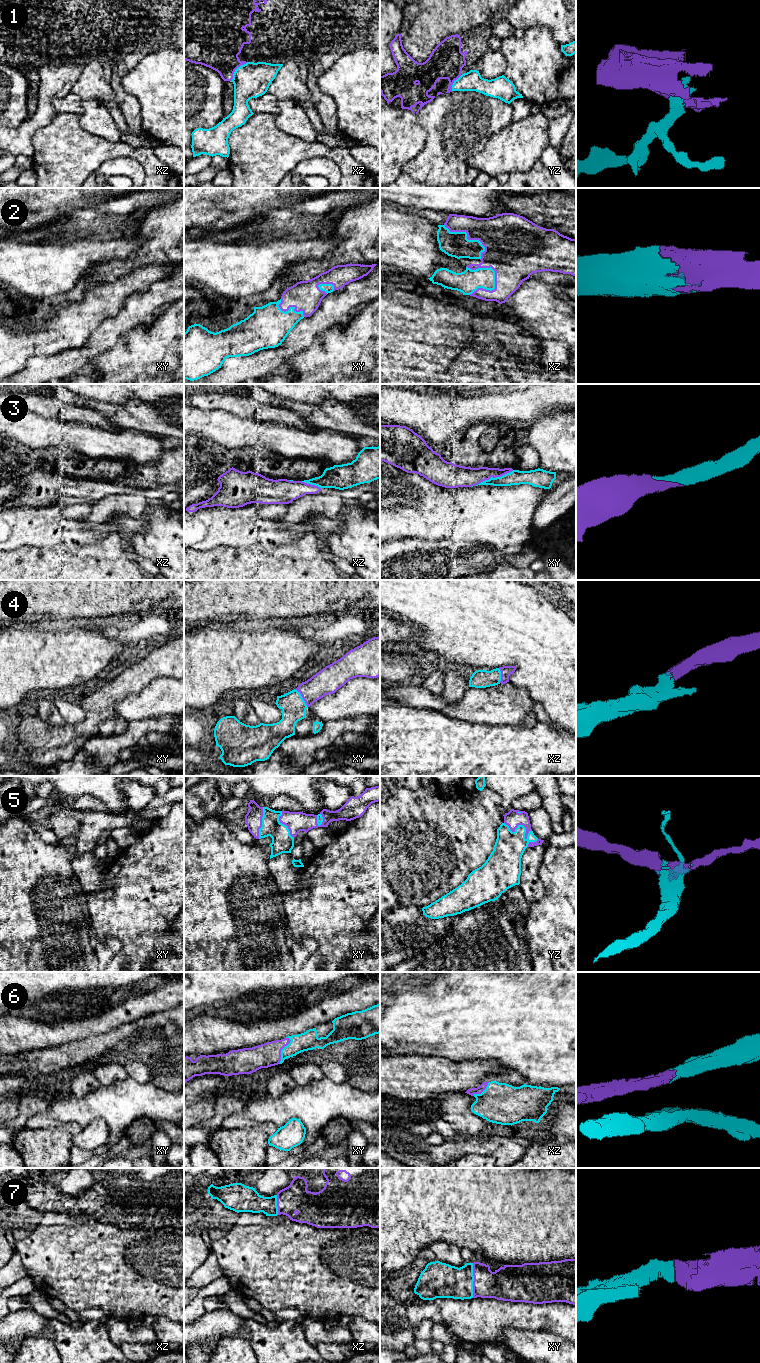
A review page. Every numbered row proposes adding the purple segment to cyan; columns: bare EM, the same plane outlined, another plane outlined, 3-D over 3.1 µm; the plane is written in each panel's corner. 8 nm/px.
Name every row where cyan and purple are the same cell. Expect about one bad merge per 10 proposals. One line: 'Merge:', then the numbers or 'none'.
Merge: 2, 3, 4, 5, 6, 7

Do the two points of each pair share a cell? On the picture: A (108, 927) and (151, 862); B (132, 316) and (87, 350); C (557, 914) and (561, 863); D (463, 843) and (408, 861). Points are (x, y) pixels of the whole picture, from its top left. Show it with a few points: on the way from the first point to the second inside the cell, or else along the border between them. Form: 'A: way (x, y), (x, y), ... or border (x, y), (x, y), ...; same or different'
A: way (124, 911), (150, 885), (151, 878); same
B: way (121, 323), (98, 343); same
C: way (561, 901), (561, 876); same
D: way (449, 843), (426, 843), (422, 847); same

